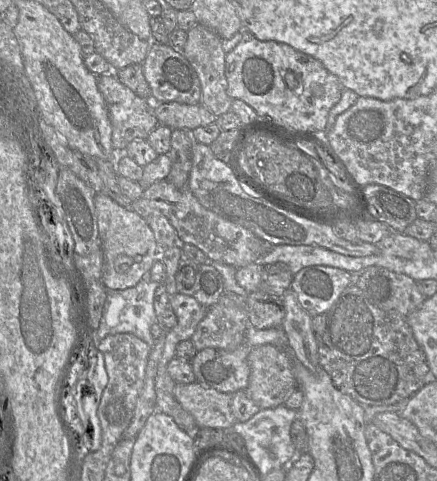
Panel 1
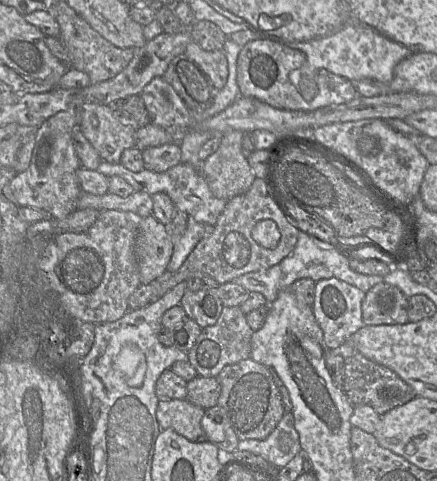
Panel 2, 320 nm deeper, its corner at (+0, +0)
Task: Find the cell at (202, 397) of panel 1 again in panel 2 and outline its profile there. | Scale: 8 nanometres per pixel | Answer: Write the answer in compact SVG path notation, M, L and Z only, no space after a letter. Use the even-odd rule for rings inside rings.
M187 399L159 400L156 418L161 430L173 429L179 435L194 443L208 441L201 426L205 409Z

